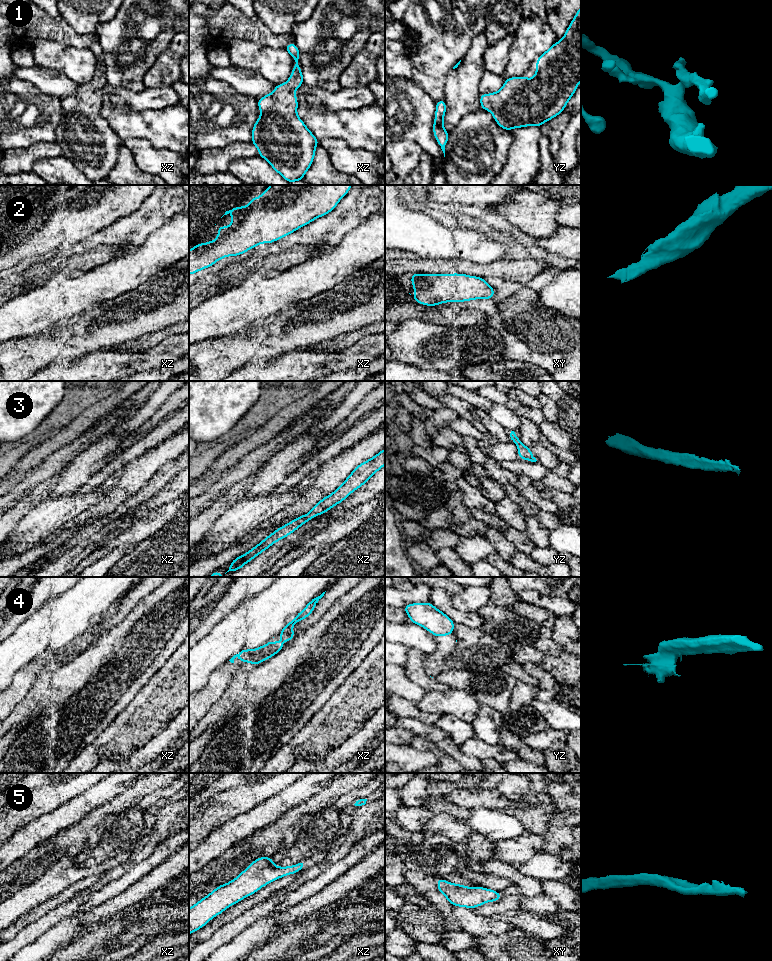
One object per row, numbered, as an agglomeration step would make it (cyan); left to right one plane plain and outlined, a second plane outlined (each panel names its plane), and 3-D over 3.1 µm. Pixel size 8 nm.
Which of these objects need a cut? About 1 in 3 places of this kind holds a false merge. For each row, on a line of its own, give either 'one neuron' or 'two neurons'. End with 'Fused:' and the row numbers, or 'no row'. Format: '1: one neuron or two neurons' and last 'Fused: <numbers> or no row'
1: one neuron
2: one neuron
3: one neuron
4: two neurons
5: one neuron
Fused: 4

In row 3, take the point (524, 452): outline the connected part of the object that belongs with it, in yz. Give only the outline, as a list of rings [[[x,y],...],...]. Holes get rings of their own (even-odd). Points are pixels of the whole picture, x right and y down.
[[[511,431],[510,437],[513,443],[515,443],[518,447],[518,456],[520,459],[524,459],[531,462],[536,462],[536,458],[533,456],[531,450],[525,446],[518,438],[514,431]]]

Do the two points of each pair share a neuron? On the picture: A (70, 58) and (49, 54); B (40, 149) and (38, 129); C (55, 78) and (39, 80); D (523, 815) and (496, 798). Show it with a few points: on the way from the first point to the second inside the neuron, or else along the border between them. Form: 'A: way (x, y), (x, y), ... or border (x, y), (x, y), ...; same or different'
A: way (65, 58), (54, 55); same
B: border (54, 141), (37, 141), (25, 148), (17, 149); different
C: way (51, 80), (43, 80); same
D: border (518, 807), (503, 809); different

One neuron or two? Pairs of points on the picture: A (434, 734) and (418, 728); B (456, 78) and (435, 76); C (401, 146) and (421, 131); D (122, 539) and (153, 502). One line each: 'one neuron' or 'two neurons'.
A: one neuron
B: two neurons
C: two neurons
D: two neurons

